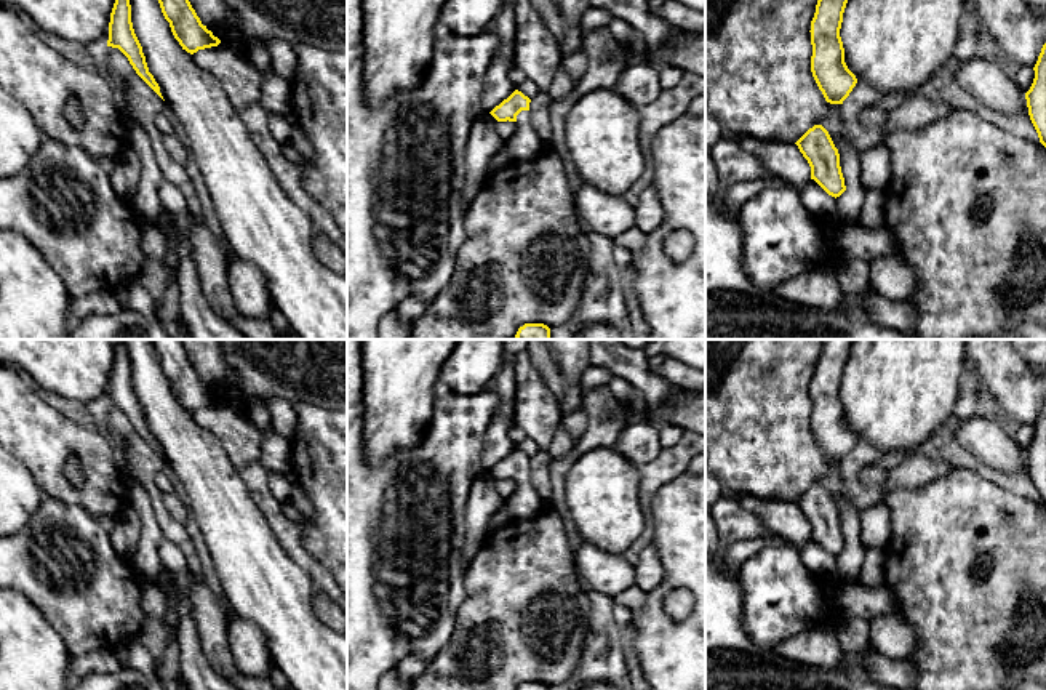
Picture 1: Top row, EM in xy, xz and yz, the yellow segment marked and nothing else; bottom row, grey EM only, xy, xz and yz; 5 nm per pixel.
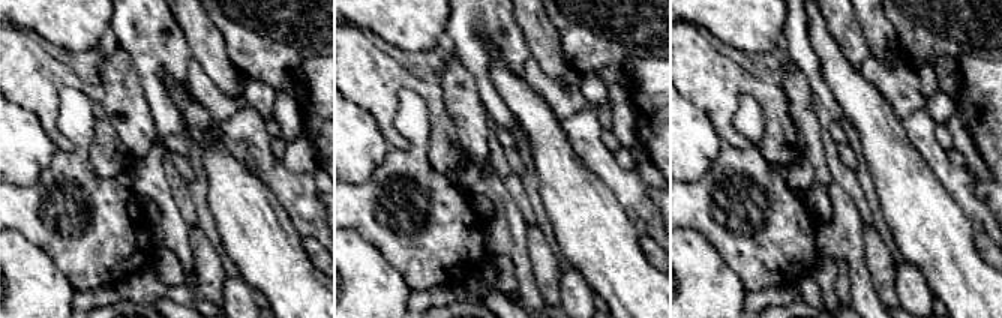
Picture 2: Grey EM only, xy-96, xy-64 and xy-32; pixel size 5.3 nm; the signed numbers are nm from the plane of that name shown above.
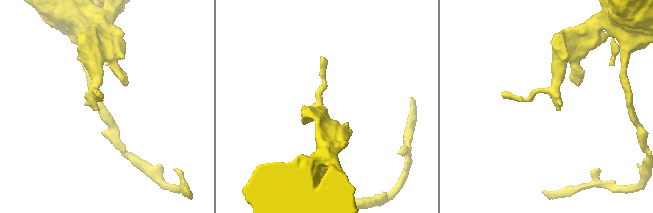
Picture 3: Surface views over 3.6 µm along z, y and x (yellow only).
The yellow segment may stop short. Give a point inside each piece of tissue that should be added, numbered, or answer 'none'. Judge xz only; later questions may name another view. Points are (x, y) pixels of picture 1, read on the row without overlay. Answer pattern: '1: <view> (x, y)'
1: xz (525, 503)

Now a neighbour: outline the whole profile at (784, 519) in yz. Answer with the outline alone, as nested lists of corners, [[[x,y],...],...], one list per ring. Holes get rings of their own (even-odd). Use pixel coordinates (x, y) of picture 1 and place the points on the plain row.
[[[752,495],[741,496],[741,504],[757,514],[774,535],[801,549],[811,538],[811,525],[795,501],[763,499]]]

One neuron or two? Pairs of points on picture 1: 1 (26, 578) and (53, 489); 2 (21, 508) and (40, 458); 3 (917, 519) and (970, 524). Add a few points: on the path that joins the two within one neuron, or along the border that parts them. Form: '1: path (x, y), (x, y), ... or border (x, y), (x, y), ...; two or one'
1: border (43, 493), (66, 503), (77, 503), (87, 511); two
2: border (16, 457), (43, 493); two
3: path (930, 524), (957, 524); one

